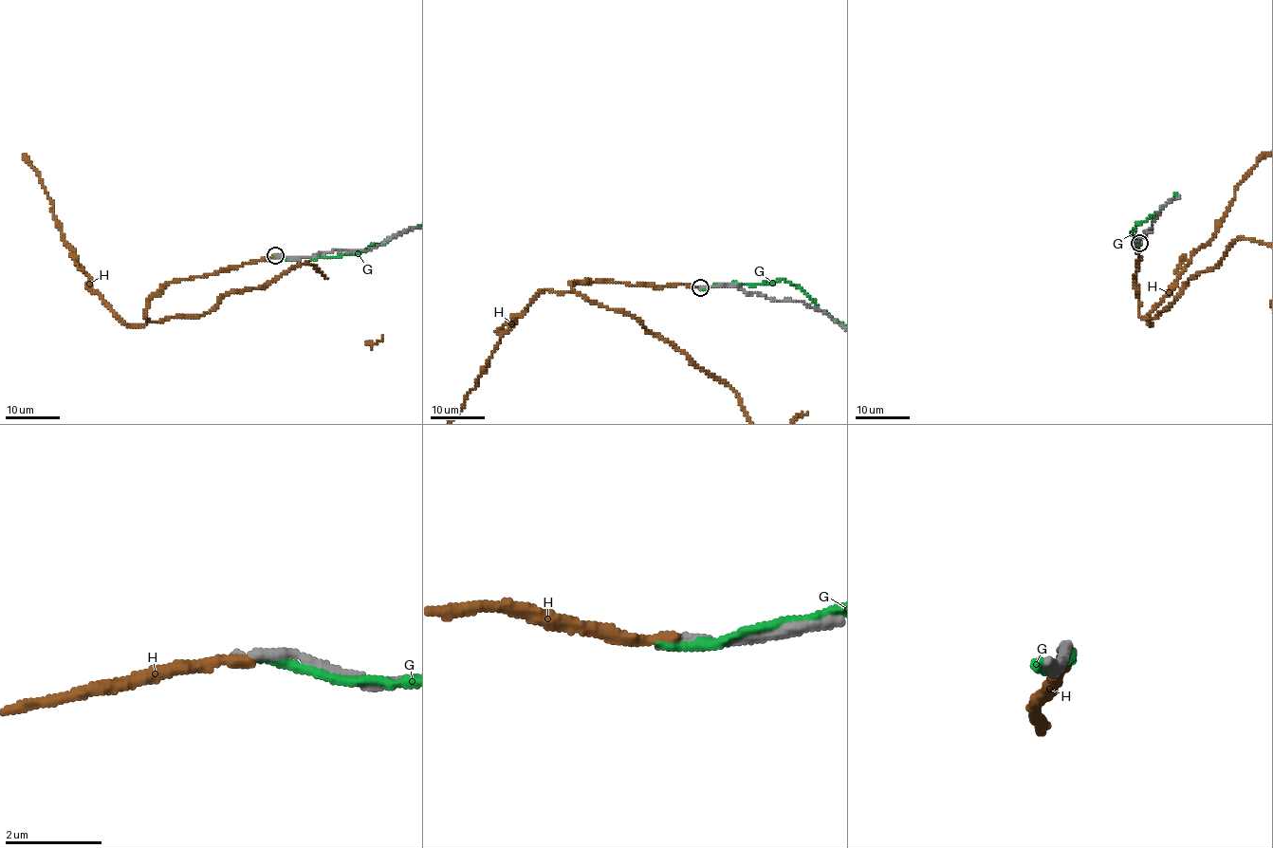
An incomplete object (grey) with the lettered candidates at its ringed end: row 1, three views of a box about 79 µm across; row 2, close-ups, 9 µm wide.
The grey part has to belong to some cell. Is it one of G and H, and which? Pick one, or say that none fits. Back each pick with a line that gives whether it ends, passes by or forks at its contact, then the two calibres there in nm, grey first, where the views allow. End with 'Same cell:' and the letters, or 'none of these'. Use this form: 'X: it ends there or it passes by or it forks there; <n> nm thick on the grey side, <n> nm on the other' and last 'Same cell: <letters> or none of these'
Same cell: none of these

